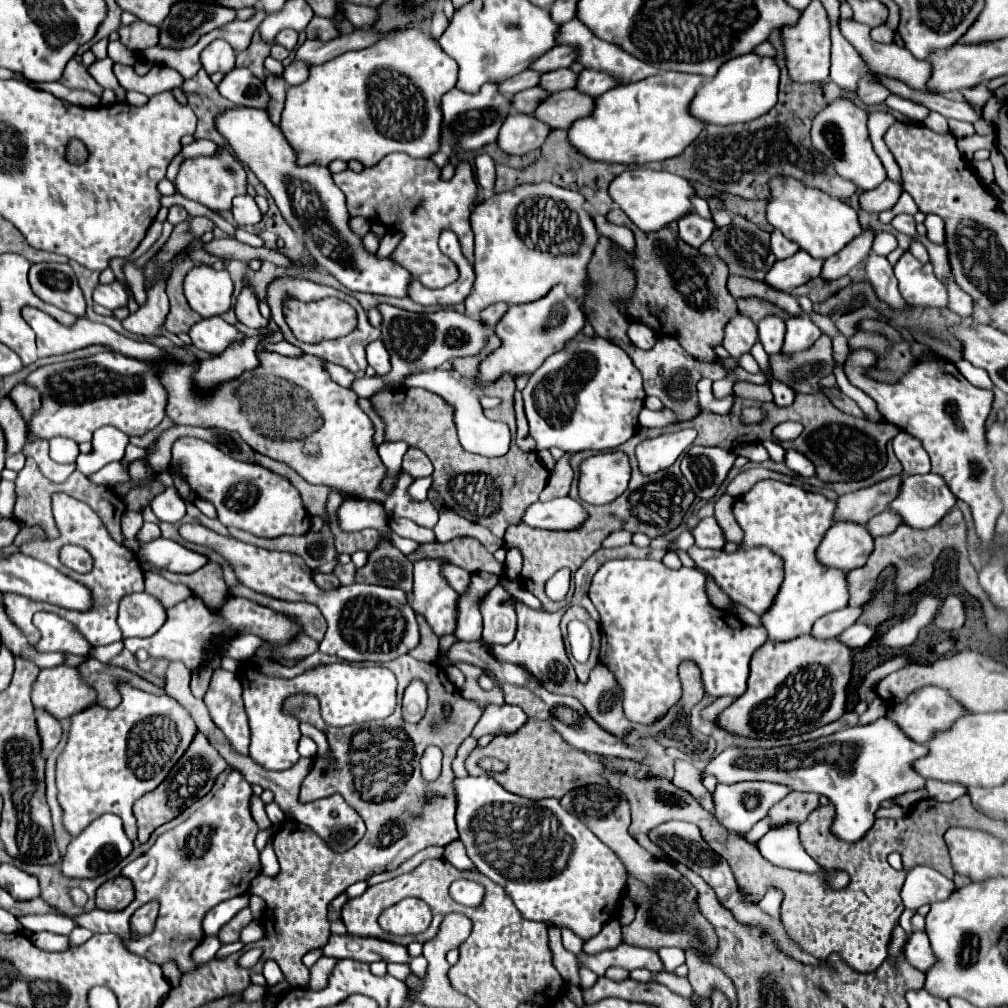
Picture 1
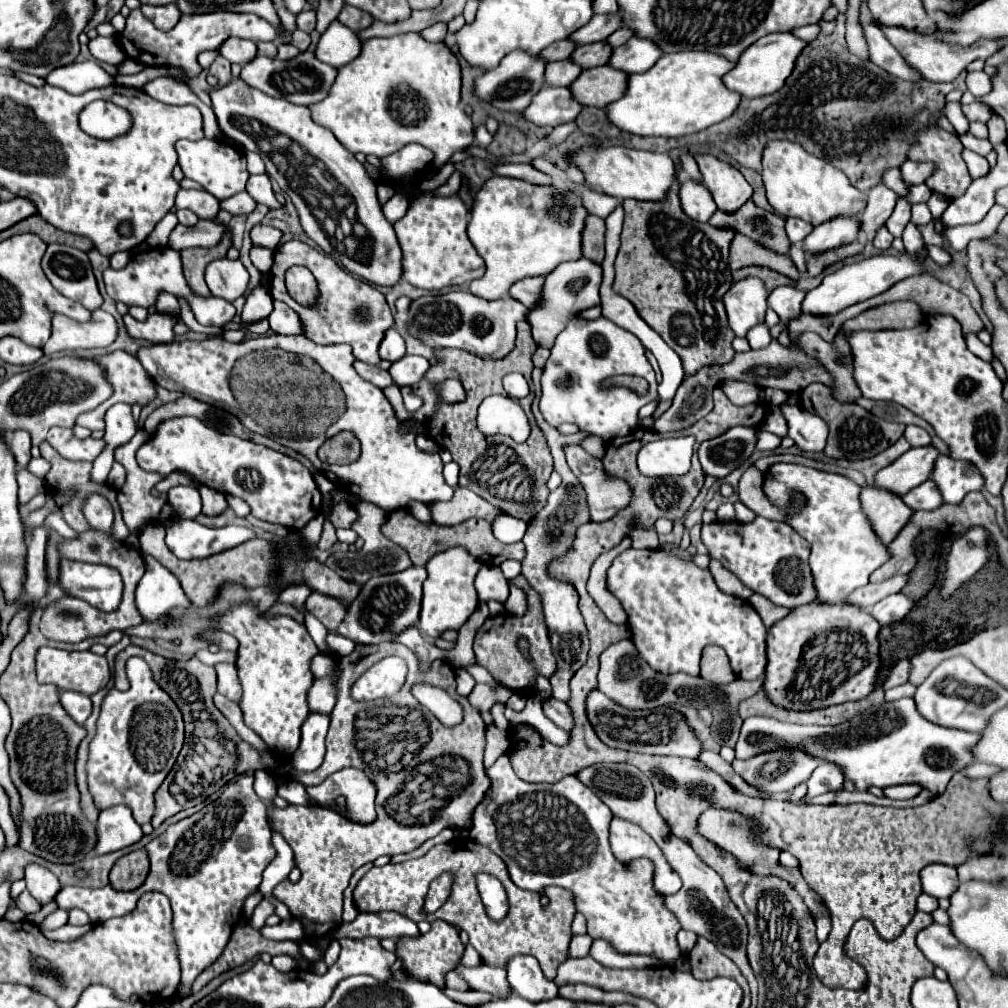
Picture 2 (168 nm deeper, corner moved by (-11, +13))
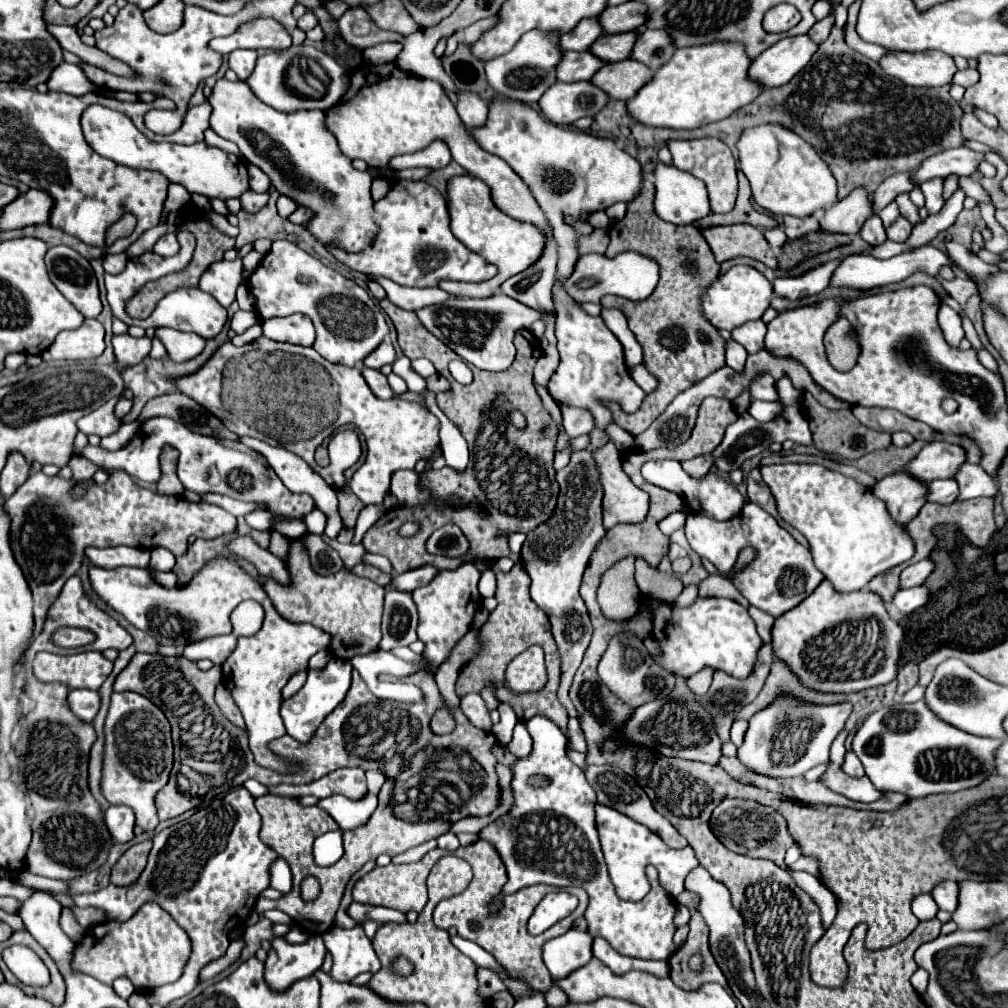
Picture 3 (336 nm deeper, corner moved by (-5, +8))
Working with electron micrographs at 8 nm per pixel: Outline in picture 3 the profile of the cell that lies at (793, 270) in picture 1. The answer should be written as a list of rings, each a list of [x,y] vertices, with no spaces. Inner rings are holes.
[[[861,187],[855,189],[847,199],[835,203],[825,211],[825,217],[819,221],[821,231],[839,233],[839,235],[855,235],[861,231],[861,223],[873,215],[871,209],[871,191]]]

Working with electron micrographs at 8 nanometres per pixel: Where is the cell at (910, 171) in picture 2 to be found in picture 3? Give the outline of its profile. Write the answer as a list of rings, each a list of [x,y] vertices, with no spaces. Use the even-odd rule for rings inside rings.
[[[957,147],[957,149],[947,149],[937,155],[931,155],[917,167],[911,175],[911,181],[915,185],[921,185],[923,181],[935,179],[935,177],[947,177],[951,173],[955,175],[973,175],[977,165],[983,161],[983,153],[975,153],[967,147]]]

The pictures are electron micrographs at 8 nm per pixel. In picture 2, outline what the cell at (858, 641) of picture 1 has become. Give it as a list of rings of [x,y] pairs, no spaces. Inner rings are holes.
[[[891,594],[887,598],[883,598],[881,602],[877,602],[873,608],[871,608],[871,614],[873,618],[877,618],[881,624],[891,624],[891,622],[897,622],[897,620],[903,620],[909,610],[911,610],[913,602],[905,596],[905,594]]]

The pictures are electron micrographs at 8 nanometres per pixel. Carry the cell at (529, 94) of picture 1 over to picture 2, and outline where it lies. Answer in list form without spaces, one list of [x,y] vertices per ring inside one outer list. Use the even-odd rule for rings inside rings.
[[[565,58],[559,62],[549,62],[545,70],[545,78],[547,84],[551,86],[571,86],[581,72],[583,68],[579,64],[575,64],[571,58]]]

